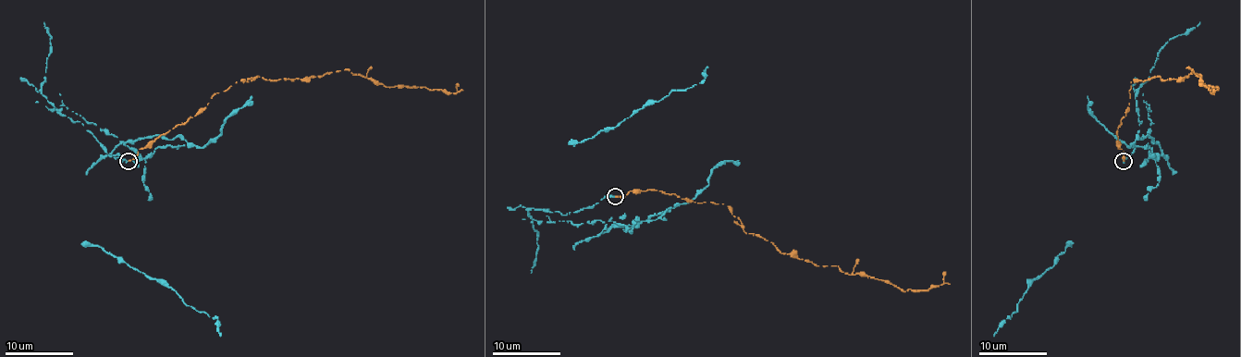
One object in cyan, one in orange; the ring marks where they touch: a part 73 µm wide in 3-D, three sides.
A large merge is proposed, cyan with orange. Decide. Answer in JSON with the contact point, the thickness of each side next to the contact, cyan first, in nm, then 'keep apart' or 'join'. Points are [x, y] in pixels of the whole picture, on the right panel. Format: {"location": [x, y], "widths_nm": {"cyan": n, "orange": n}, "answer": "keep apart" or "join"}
{"location": [1123, 161], "widths_nm": {"cyan": 260, "orange": 200}, "answer": "keep apart"}

